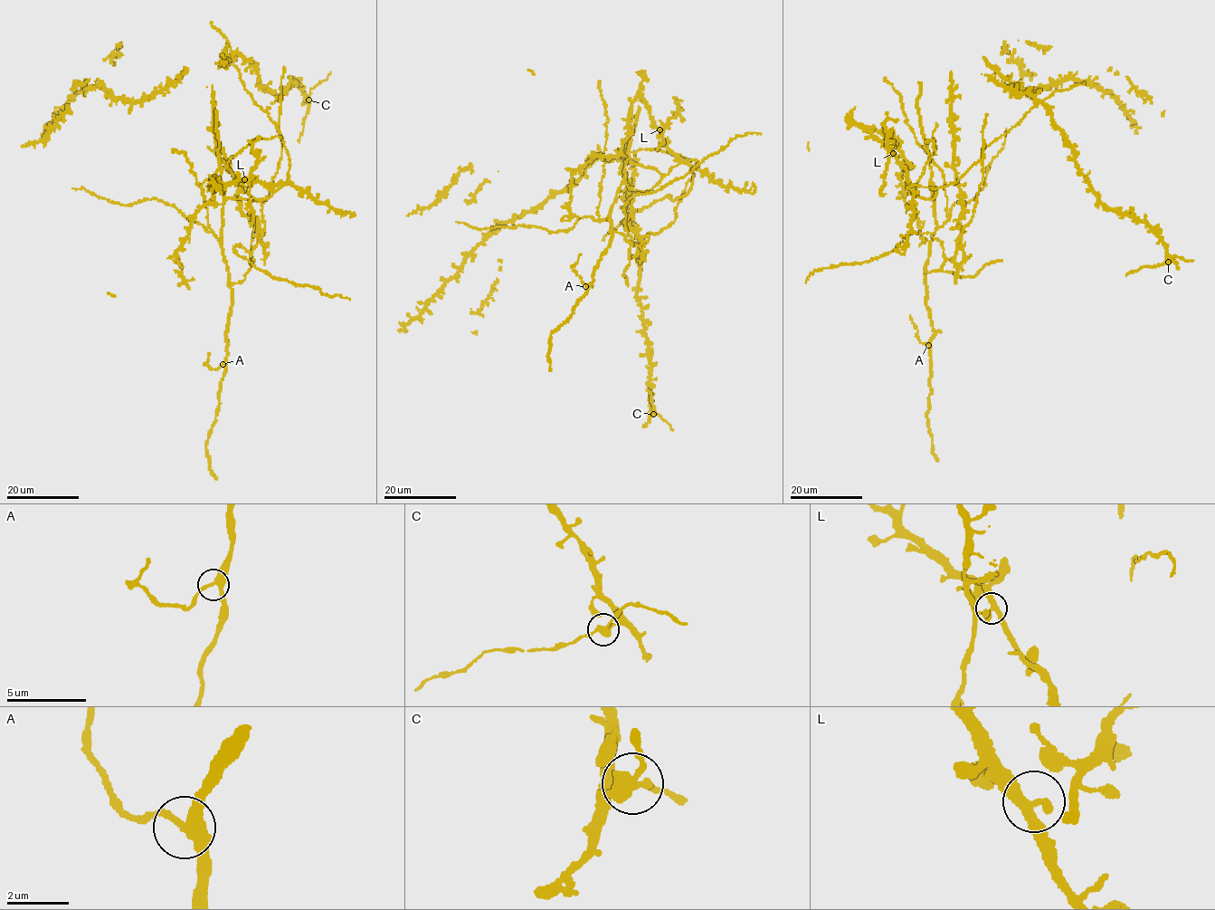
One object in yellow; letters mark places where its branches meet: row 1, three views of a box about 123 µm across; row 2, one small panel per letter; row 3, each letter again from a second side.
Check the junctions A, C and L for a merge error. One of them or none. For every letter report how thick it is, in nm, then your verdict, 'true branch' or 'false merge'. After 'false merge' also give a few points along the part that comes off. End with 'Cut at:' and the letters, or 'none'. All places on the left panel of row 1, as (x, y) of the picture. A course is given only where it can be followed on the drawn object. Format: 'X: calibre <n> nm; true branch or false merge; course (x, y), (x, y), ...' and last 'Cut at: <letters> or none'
A: calibre 320 nm; true branch
C: calibre 300 nm; true branch
L: calibre 300 nm; true branch
Cut at: none

